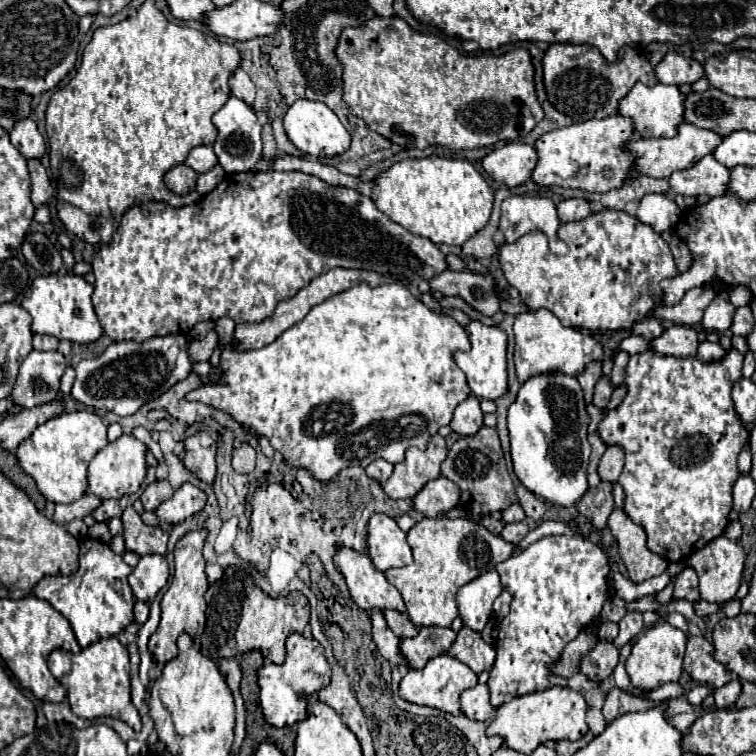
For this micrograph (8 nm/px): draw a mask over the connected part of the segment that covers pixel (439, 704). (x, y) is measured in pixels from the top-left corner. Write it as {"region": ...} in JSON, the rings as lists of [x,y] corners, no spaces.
{"region":[[[437,655],[437,657],[429,659],[429,663],[423,669],[407,671],[407,675],[401,679],[399,695],[409,703],[427,705],[427,707],[435,707],[435,709],[441,709],[451,715],[459,715],[461,713],[461,705],[459,705],[461,693],[475,685],[477,685],[477,675],[465,663],[461,663],[459,659],[453,659],[449,655]]]}

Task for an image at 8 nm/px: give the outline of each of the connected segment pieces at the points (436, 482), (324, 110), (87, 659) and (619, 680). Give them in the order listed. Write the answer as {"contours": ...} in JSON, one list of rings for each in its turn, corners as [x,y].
{"contours":[[[[437,477],[437,479],[431,479],[419,491],[419,495],[415,495],[413,503],[415,503],[415,511],[419,511],[421,515],[439,517],[455,509],[459,505],[459,497],[461,497],[461,491],[451,479]]],[[[309,99],[295,101],[285,115],[285,131],[299,151],[303,151],[305,155],[313,155],[317,159],[341,155],[351,147],[349,131],[343,127],[339,117],[325,103],[319,101],[309,101]]],[[[117,637],[99,639],[89,647],[81,649],[77,655],[65,649],[55,649],[49,655],[49,669],[67,689],[67,699],[75,715],[83,719],[95,717],[117,717],[131,725],[135,731],[141,729],[141,717],[131,703],[131,683],[129,683],[129,653],[127,647],[119,643]]],[[[627,643],[623,649],[620,651],[620,658],[616,669],[613,672],[613,679],[615,685],[625,691],[628,691],[633,696],[640,696],[644,694],[644,690],[634,687],[630,679],[625,671],[625,661],[627,660],[627,655],[629,655],[629,651],[631,651],[631,643]]]]}

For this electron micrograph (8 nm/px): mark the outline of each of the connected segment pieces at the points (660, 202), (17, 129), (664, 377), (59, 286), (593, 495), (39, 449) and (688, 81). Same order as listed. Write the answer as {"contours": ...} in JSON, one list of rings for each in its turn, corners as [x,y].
{"contours":[[[[645,195],[637,211],[637,219],[655,227],[655,231],[659,233],[673,229],[679,217],[681,217],[681,209],[667,195]]],[[[23,119],[15,123],[11,135],[11,143],[25,159],[41,159],[45,155],[45,139],[37,131],[37,125],[33,119]]],[[[729,349],[729,353],[721,361],[715,361],[715,363],[703,363],[697,357],[685,357],[683,359],[683,357],[673,357],[673,355],[657,355],[655,351],[645,351],[639,355],[633,355],[629,359],[627,369],[625,369],[625,381],[623,381],[627,395],[621,401],[621,405],[617,409],[609,411],[597,427],[597,433],[605,445],[617,445],[625,453],[625,467],[623,467],[623,473],[617,481],[625,489],[625,513],[629,515],[629,519],[633,519],[637,525],[641,525],[645,529],[647,547],[653,553],[657,553],[657,555],[661,555],[673,563],[683,563],[695,551],[703,549],[709,541],[723,535],[723,531],[729,523],[729,513],[731,513],[731,505],[733,505],[731,489],[735,485],[735,479],[739,477],[737,455],[739,455],[743,443],[749,439],[749,433],[743,427],[741,419],[737,417],[737,413],[733,409],[733,399],[731,399],[731,389],[733,389],[735,381],[741,379],[741,367],[743,367],[743,355],[739,355],[739,351],[735,351],[735,349]]],[[[59,273],[59,275],[45,275],[37,277],[29,291],[23,297],[23,307],[29,311],[29,315],[35,321],[35,333],[53,335],[57,339],[67,339],[71,343],[95,343],[103,335],[103,327],[95,315],[95,309],[91,305],[93,285],[89,285],[79,275]]],[[[599,483],[599,487],[589,489],[587,495],[577,503],[577,511],[587,517],[587,521],[597,529],[603,531],[607,527],[607,519],[611,511],[615,509],[613,505],[613,495],[611,495],[611,483]]],[[[71,411],[39,425],[33,435],[17,447],[15,455],[23,471],[35,479],[45,499],[53,503],[73,503],[85,495],[89,485],[87,467],[107,443],[107,425],[97,413]]],[[[673,51],[665,55],[665,59],[655,67],[657,79],[667,85],[693,85],[699,81],[705,71],[703,65],[691,57],[681,57]]]]}

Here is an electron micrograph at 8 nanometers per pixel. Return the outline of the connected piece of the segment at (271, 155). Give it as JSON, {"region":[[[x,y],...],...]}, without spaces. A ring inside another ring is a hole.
{"region":[[[269,121],[265,123],[265,127],[263,127],[263,157],[265,159],[269,159],[269,161],[273,161],[273,159],[277,159],[277,145],[275,145],[275,139],[273,139],[273,135],[271,135],[271,125],[269,125]]]}

